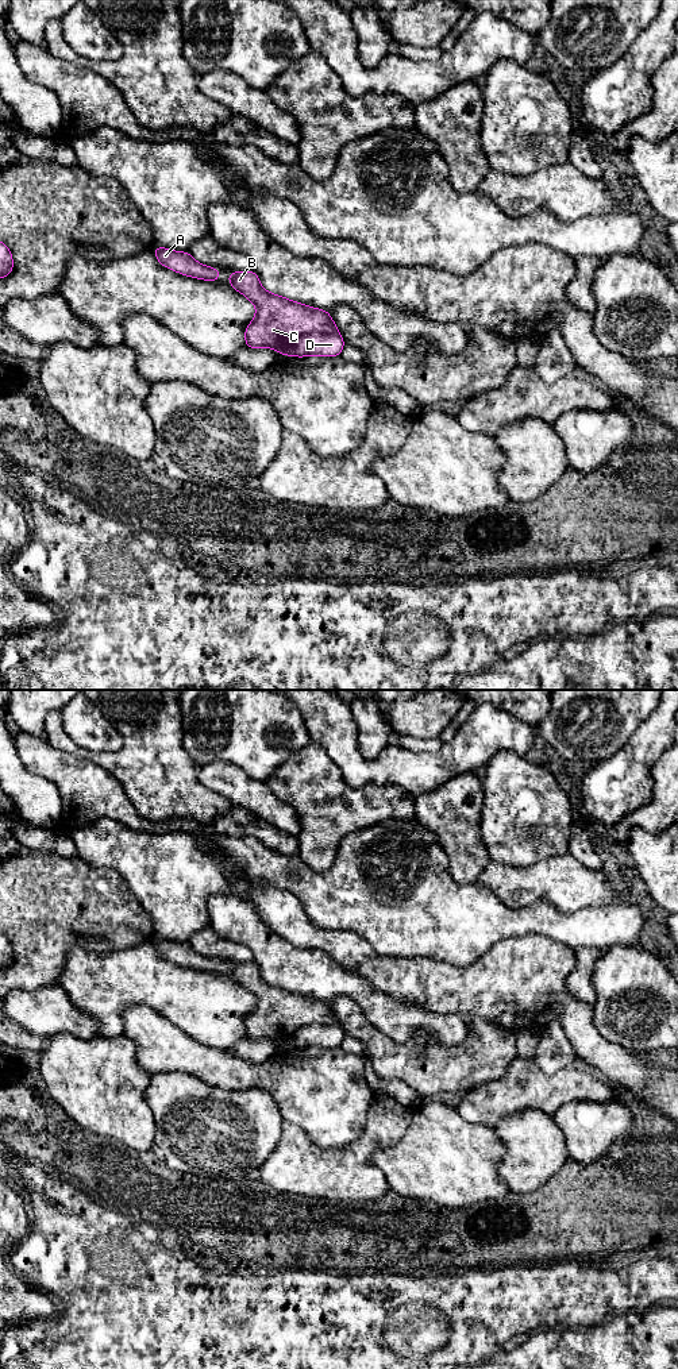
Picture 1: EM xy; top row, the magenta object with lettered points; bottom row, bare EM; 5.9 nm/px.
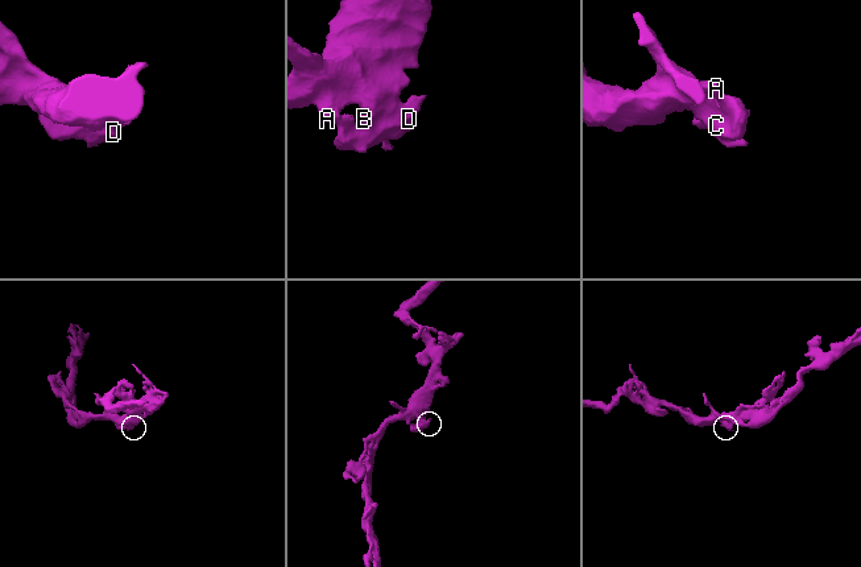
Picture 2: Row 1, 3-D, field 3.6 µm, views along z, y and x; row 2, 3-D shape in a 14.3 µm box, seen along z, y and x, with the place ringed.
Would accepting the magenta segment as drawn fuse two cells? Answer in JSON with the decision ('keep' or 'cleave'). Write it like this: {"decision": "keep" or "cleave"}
{"decision": "cleave"}

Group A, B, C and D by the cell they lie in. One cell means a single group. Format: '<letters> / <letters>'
A B C / D

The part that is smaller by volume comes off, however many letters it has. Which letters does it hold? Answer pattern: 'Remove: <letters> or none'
Remove: D

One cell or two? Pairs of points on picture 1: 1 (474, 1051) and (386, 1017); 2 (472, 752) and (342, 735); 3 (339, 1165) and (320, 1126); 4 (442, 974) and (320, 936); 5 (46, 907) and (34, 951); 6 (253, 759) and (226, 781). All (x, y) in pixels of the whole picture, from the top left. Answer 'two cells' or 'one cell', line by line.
1: two cells
2: one cell
3: two cells
4: one cell
5: one cell
6: two cells

